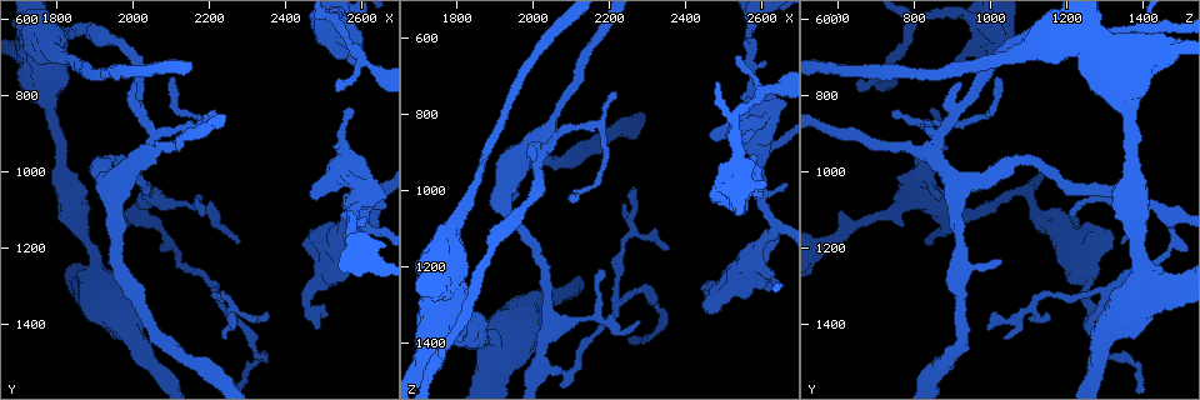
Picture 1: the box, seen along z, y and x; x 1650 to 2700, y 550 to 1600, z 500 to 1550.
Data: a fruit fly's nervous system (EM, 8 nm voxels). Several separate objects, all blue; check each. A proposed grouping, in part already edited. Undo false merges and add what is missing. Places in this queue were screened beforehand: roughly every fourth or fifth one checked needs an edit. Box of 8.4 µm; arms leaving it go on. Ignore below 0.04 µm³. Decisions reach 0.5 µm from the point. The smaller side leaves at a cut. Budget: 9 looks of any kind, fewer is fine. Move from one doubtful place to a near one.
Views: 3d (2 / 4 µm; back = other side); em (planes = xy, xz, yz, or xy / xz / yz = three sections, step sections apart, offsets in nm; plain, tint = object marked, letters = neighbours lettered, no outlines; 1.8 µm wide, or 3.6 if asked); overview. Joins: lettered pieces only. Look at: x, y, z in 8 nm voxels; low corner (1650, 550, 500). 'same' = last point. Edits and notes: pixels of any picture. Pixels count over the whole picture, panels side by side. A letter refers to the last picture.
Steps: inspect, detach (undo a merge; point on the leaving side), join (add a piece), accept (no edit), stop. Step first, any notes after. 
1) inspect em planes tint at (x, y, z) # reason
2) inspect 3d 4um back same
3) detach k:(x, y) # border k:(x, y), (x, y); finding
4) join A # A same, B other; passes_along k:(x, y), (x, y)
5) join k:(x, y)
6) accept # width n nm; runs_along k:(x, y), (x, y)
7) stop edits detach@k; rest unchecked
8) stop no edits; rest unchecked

inspect em planes tint at (2040, 940, 865) # four or more arms meet

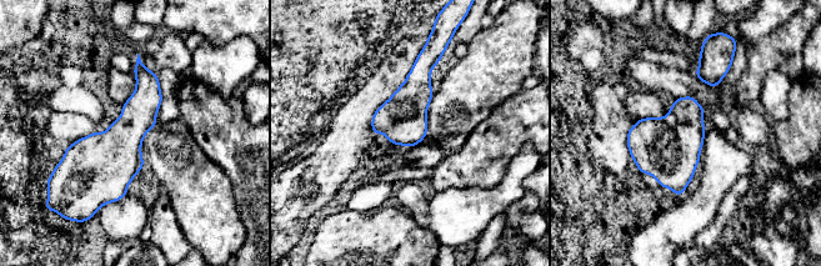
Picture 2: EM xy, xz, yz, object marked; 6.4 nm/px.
inspect em planes letters same

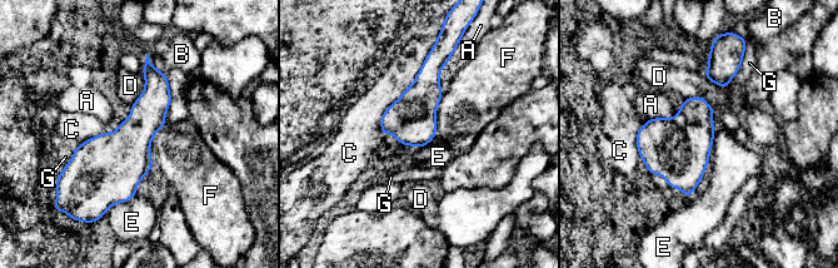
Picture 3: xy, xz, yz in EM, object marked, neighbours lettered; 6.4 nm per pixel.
accept # width 300 nm; A other, B other, C other, D other, E other, F other, G other; border 3:(135, 193), (106, 211); continuous, no second neuron

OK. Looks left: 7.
inspect 3d 4um at (2240, 1445, 1035) # an open end

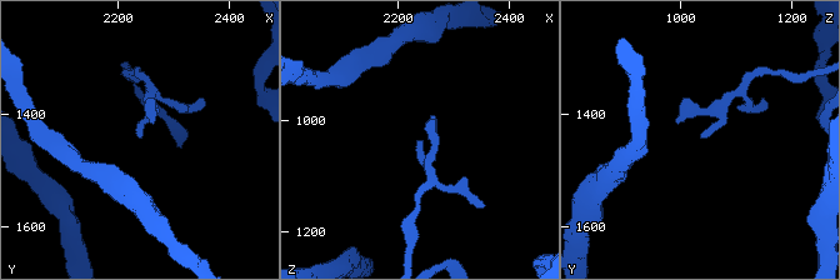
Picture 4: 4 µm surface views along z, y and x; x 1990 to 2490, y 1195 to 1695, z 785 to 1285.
inspect em xy step 16 letters at (2240, 1440, 1040) # need the tissue

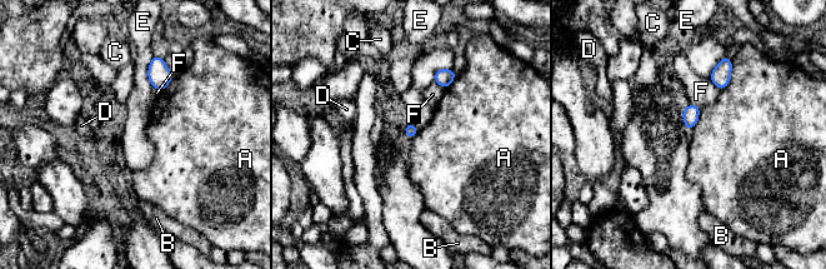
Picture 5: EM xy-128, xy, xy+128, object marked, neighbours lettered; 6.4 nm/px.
accept # width 80 nm; A other, B other, C other, D other, E other, F other; border 5:(731, 60), (730, 81), (721, 90); no lettered piece goes on from it

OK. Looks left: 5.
inspect 3d 4um back at (2570, 725, 920)

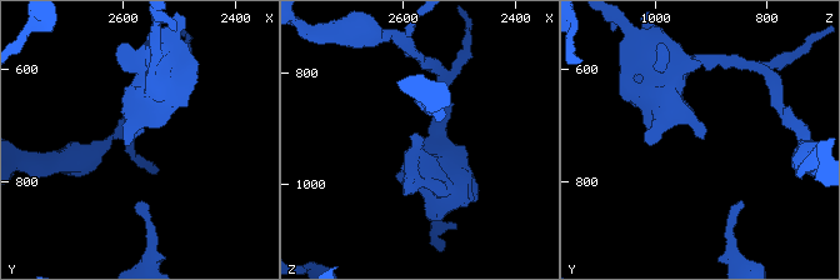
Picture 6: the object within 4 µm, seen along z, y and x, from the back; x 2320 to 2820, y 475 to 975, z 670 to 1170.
inspect em planes letters at (2580, 720, 915) # now the EM

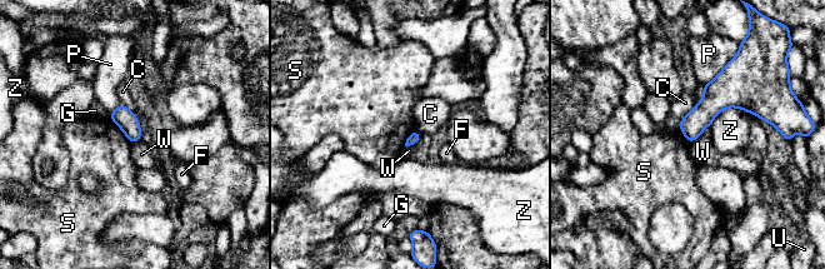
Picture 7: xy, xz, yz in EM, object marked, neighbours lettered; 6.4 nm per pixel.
accept # longest_contact Z 260 nm; C other, F other, G other, P other, S other, U other, W other, Z other; border 7:(109, 115), (130, 143); none of them fits

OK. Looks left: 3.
inspect em planes letters at (2025, 1115, 1465) # three arms meet

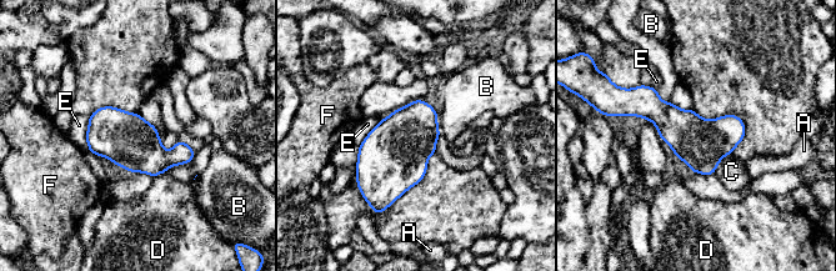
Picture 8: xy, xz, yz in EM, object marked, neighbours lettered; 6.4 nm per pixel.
accept # width 320 nm; A other, B other, C other, D other, E other, F other; border 8:(178, 140), (169, 150), (160, 141); continuous, no second neuron

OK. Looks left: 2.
stop no edits; rest unchecked

